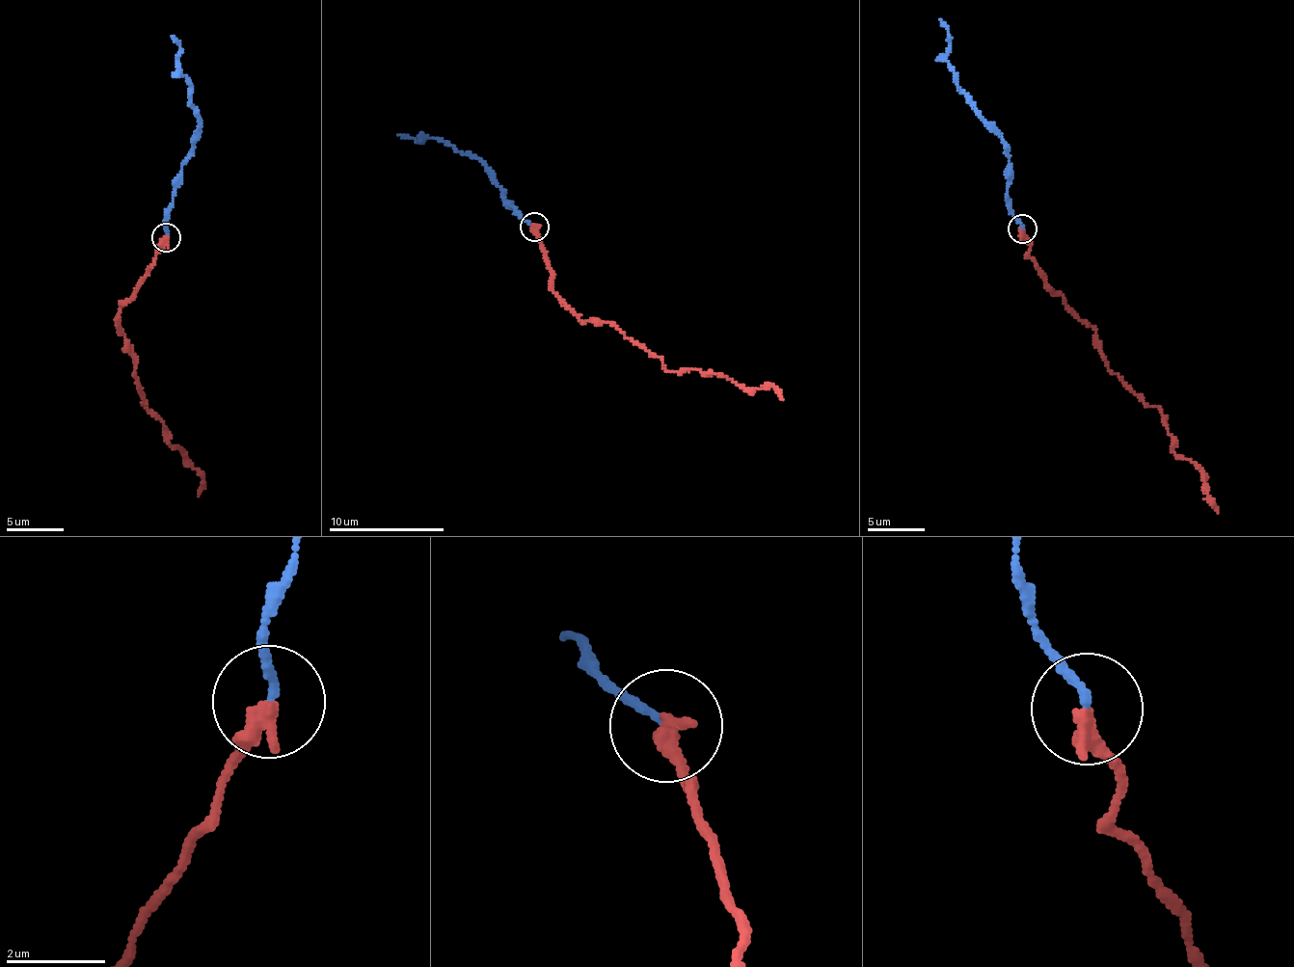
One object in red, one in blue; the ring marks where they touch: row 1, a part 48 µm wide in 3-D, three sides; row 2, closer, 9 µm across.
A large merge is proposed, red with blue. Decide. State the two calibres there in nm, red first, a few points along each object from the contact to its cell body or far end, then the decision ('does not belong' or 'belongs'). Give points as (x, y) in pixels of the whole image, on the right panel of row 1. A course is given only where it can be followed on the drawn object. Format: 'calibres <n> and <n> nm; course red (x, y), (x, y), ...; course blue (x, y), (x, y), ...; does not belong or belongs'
calibres 360 and 160 nm; course red (1023, 228), (1038, 274), (1093, 326), (1100, 354), (1124, 386), (1160, 410), (1174, 452), (1200, 471), (1218, 513); course blue (1023, 228), (1008, 197), (1007, 145), (957, 84), (957, 73), (945, 58), (950, 45), (948, 32), (939, 19); does not belong

